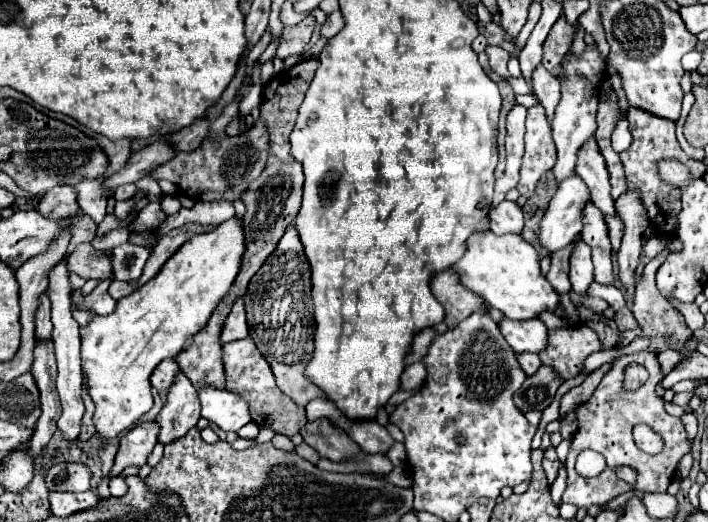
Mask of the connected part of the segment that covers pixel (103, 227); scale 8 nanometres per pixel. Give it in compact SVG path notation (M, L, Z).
M108 214L108 216L100 222L100 226L98 226L98 234L104 234L104 232L108 232L108 230L112 230L112 228L124 228L124 226L128 226L128 222L130 222L130 218L118 220L116 216Z

